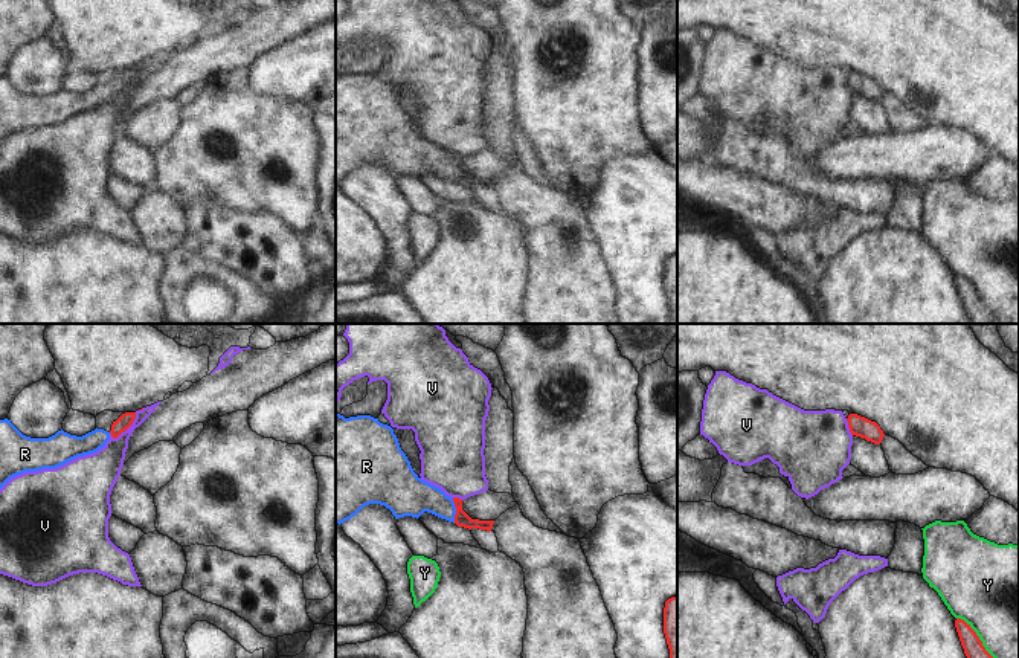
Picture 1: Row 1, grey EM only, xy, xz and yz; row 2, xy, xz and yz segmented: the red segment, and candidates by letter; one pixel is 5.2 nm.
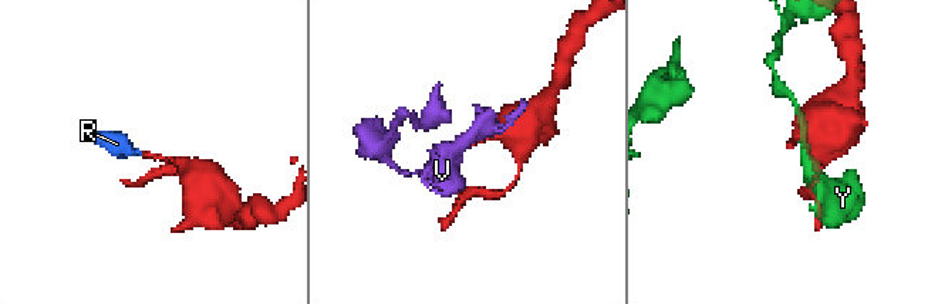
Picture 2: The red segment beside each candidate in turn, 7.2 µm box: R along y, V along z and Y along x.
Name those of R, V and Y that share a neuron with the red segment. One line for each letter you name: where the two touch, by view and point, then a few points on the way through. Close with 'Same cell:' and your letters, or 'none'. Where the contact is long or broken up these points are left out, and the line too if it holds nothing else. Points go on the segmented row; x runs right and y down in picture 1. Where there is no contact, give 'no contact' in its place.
R: xz (456, 510) | across xz (461, 518), (456, 510), (424, 496), (412, 496)
Same cell: R

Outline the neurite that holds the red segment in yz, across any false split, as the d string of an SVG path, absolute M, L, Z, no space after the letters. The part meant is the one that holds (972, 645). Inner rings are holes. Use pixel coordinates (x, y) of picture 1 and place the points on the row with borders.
M956 618L955 627L967 658L993 658L985 650L985 647L982 646L982 641L979 640L976 632L970 627L970 624L967 624L961 618Z

